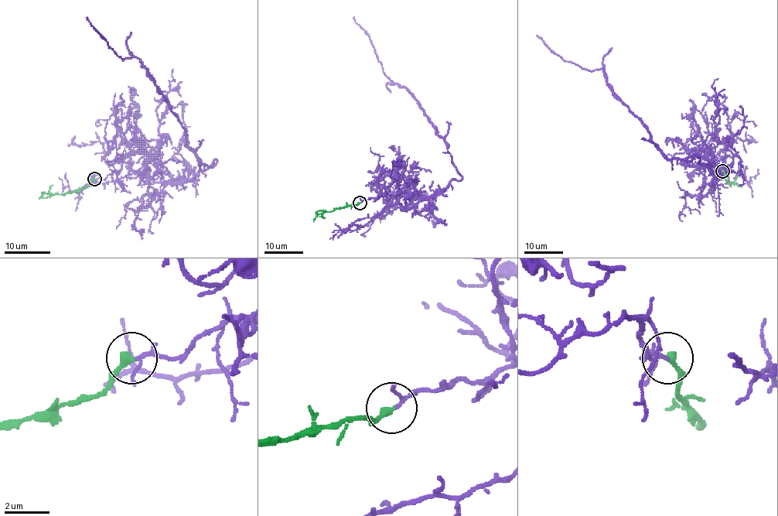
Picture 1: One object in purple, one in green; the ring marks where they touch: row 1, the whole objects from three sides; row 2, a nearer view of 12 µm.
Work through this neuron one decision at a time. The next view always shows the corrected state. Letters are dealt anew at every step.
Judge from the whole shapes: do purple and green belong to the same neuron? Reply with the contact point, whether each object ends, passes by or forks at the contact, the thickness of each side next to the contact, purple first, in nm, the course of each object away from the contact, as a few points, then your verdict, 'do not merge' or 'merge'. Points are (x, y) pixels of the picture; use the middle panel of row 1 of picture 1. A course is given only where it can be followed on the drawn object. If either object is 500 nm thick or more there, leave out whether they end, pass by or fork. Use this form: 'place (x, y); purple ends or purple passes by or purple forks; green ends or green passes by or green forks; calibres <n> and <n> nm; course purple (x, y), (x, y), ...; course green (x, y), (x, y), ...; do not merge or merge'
place (359, 203); purple forks; green ends; calibres 100 and 320 nm; course purple (360, 202), (383, 196), (409, 210), (462, 176), (414, 97), (383, 71), (354, 16); course green (359, 202), (319, 213), (313, 221); merge

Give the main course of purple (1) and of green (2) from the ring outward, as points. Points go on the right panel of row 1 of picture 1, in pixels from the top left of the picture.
1: (721, 171), (715, 156), (723, 152), (728, 172), (694, 155), (668, 158), (602, 69), (563, 60), (536, 35)
2: (721, 171), (728, 182), (741, 187)

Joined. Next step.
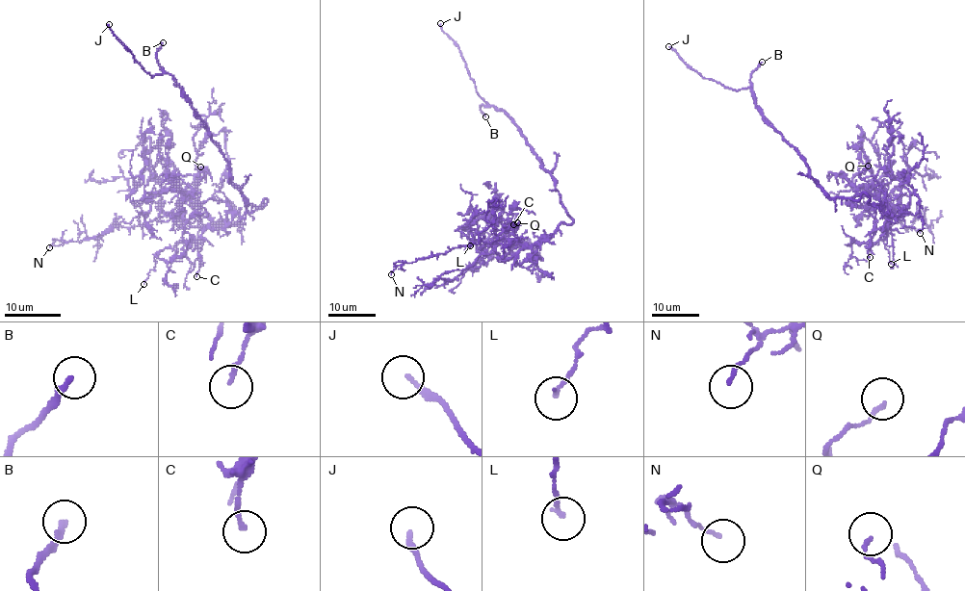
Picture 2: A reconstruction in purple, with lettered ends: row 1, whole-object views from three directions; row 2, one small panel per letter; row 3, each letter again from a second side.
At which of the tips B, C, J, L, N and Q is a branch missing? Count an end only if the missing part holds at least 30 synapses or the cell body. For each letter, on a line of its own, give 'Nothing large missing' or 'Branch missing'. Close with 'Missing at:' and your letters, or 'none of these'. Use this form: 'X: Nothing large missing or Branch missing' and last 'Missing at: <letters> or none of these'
B: Branch missing
C: Nothing large missing
J: Branch missing
L: Nothing large missing
N: Nothing large missing
Q: Nothing large missing
Missing at: B, J

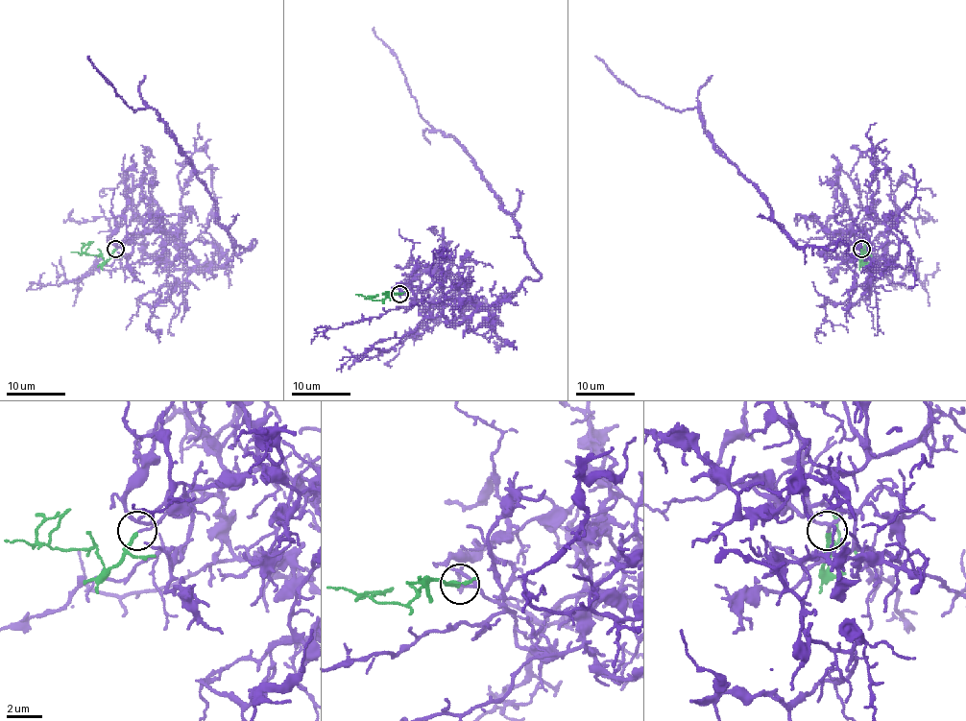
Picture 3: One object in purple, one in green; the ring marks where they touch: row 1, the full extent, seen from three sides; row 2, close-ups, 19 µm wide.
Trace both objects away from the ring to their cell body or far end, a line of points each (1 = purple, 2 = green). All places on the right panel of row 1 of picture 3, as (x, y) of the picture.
1: (862, 249), (883, 235), (894, 265), (871, 268), (840, 240), (799, 246), (697, 108), (637, 94), (594, 56)
2: (862, 249), (861, 261), (868, 255), (864, 245), (867, 243)

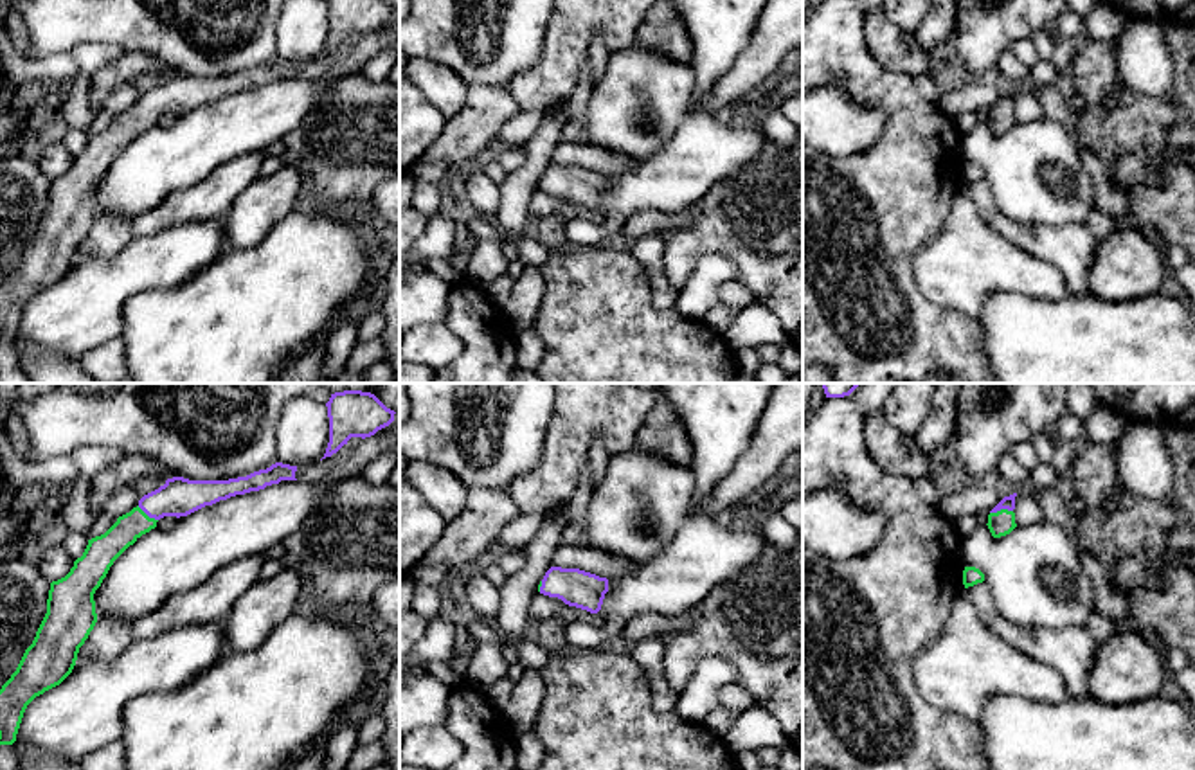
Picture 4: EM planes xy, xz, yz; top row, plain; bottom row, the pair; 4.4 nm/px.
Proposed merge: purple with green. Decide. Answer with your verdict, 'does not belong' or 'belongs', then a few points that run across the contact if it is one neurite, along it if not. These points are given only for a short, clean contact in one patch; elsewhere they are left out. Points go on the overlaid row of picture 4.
belongs | yz (1008, 502), (1001, 508), (1003, 522)

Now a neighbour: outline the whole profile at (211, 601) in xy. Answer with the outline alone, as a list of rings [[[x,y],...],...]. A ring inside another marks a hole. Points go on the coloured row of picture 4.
[[[254,554],[232,561],[207,578],[202,585],[171,595],[160,608],[137,619],[133,639],[149,639],[171,628],[187,624],[221,624],[236,601],[259,579],[266,558]]]

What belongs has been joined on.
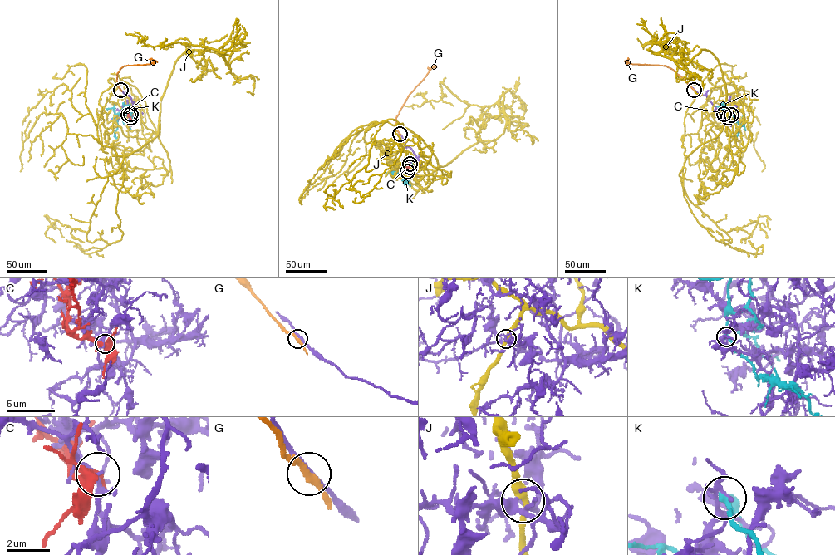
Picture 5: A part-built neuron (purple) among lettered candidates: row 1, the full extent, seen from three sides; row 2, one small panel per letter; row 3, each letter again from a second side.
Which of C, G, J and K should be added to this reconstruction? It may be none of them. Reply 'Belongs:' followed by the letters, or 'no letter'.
Belongs: no letter

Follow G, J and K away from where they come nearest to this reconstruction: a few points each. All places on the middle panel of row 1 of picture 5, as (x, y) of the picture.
G: (400, 134), (395, 124), (399, 110), (429, 68), (436, 66)
J: (407, 171), (434, 170), (495, 140), (506, 118), (498, 100), (469, 105), (441, 82), (438, 101), (405, 106)
K: (410, 164), (409, 166), (406, 163), (396, 175)

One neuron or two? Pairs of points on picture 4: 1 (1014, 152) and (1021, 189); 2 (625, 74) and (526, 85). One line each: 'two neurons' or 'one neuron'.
1: one neuron
2: two neurons

